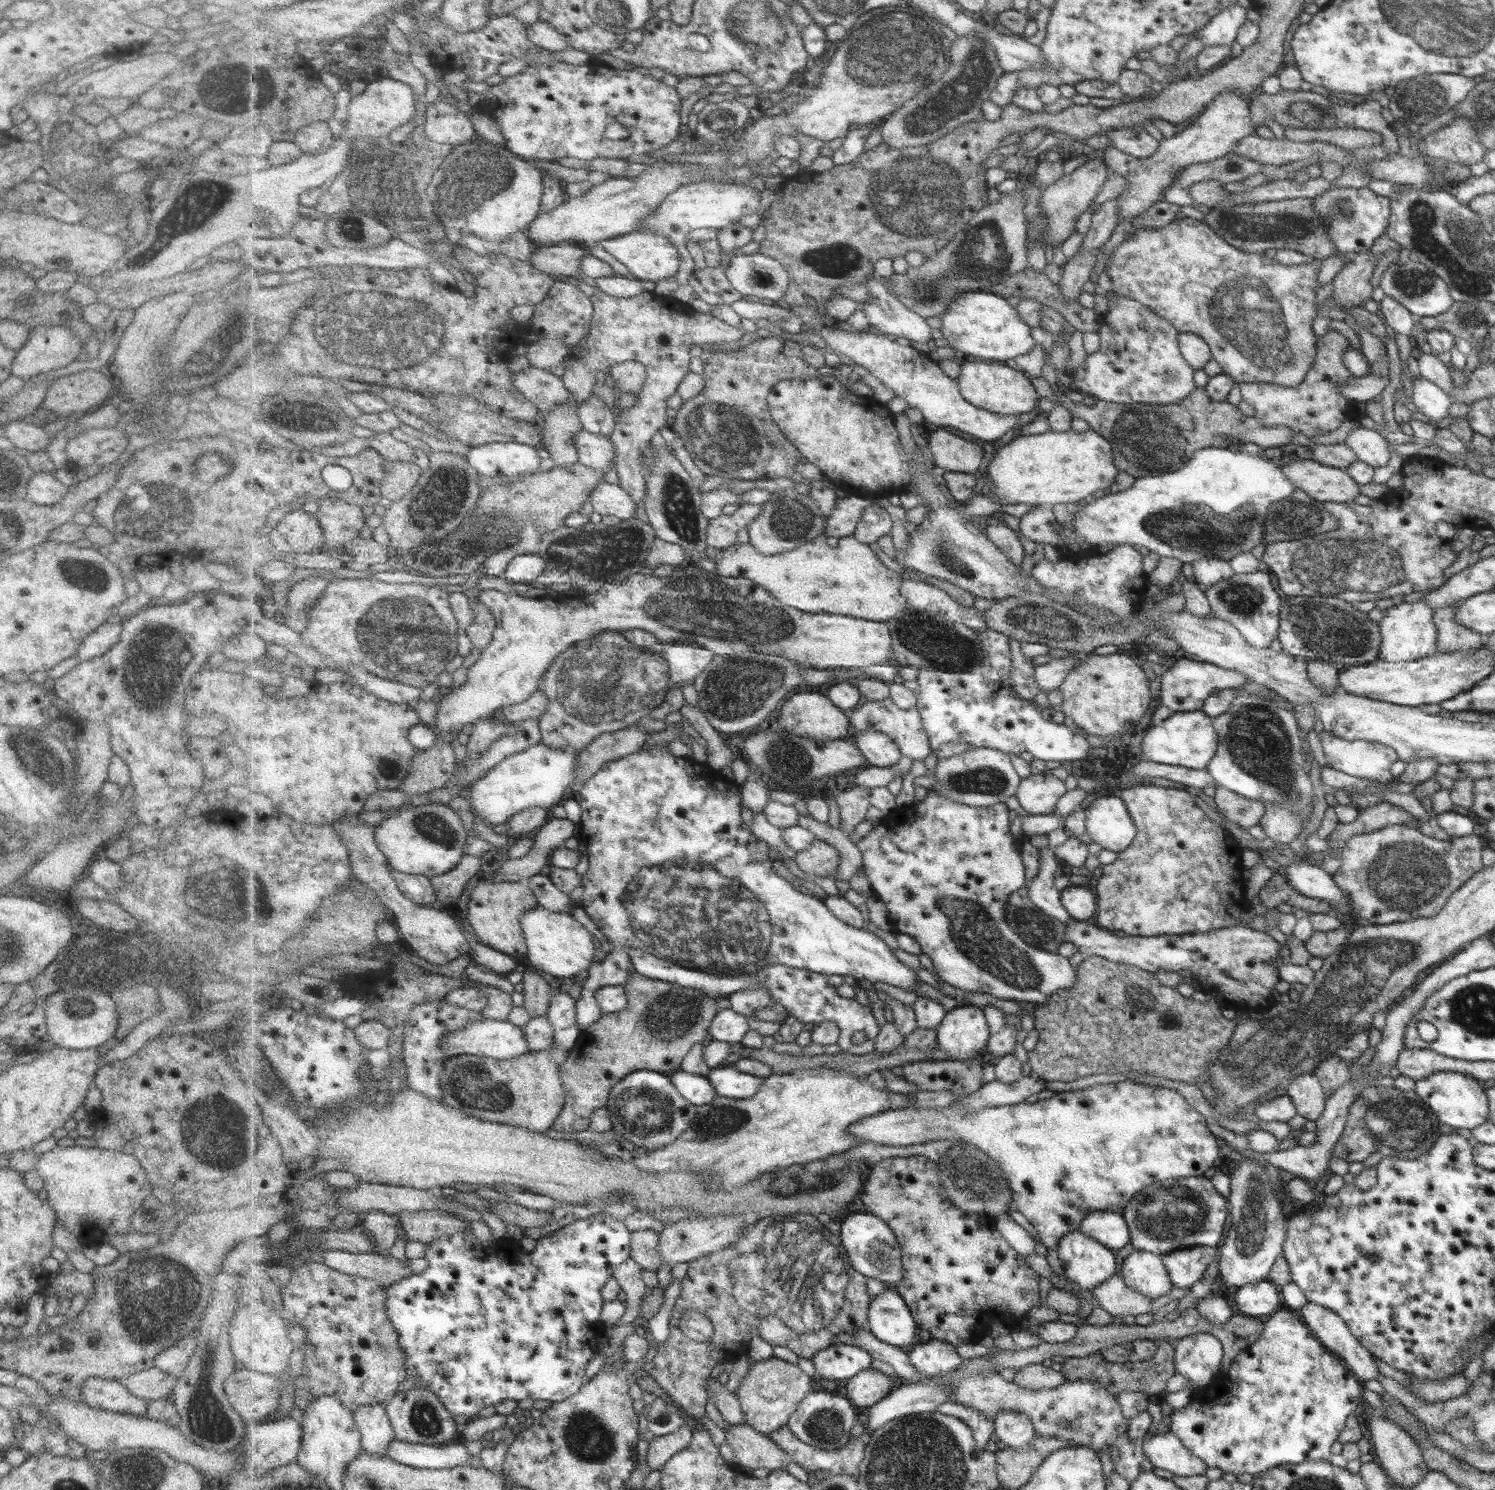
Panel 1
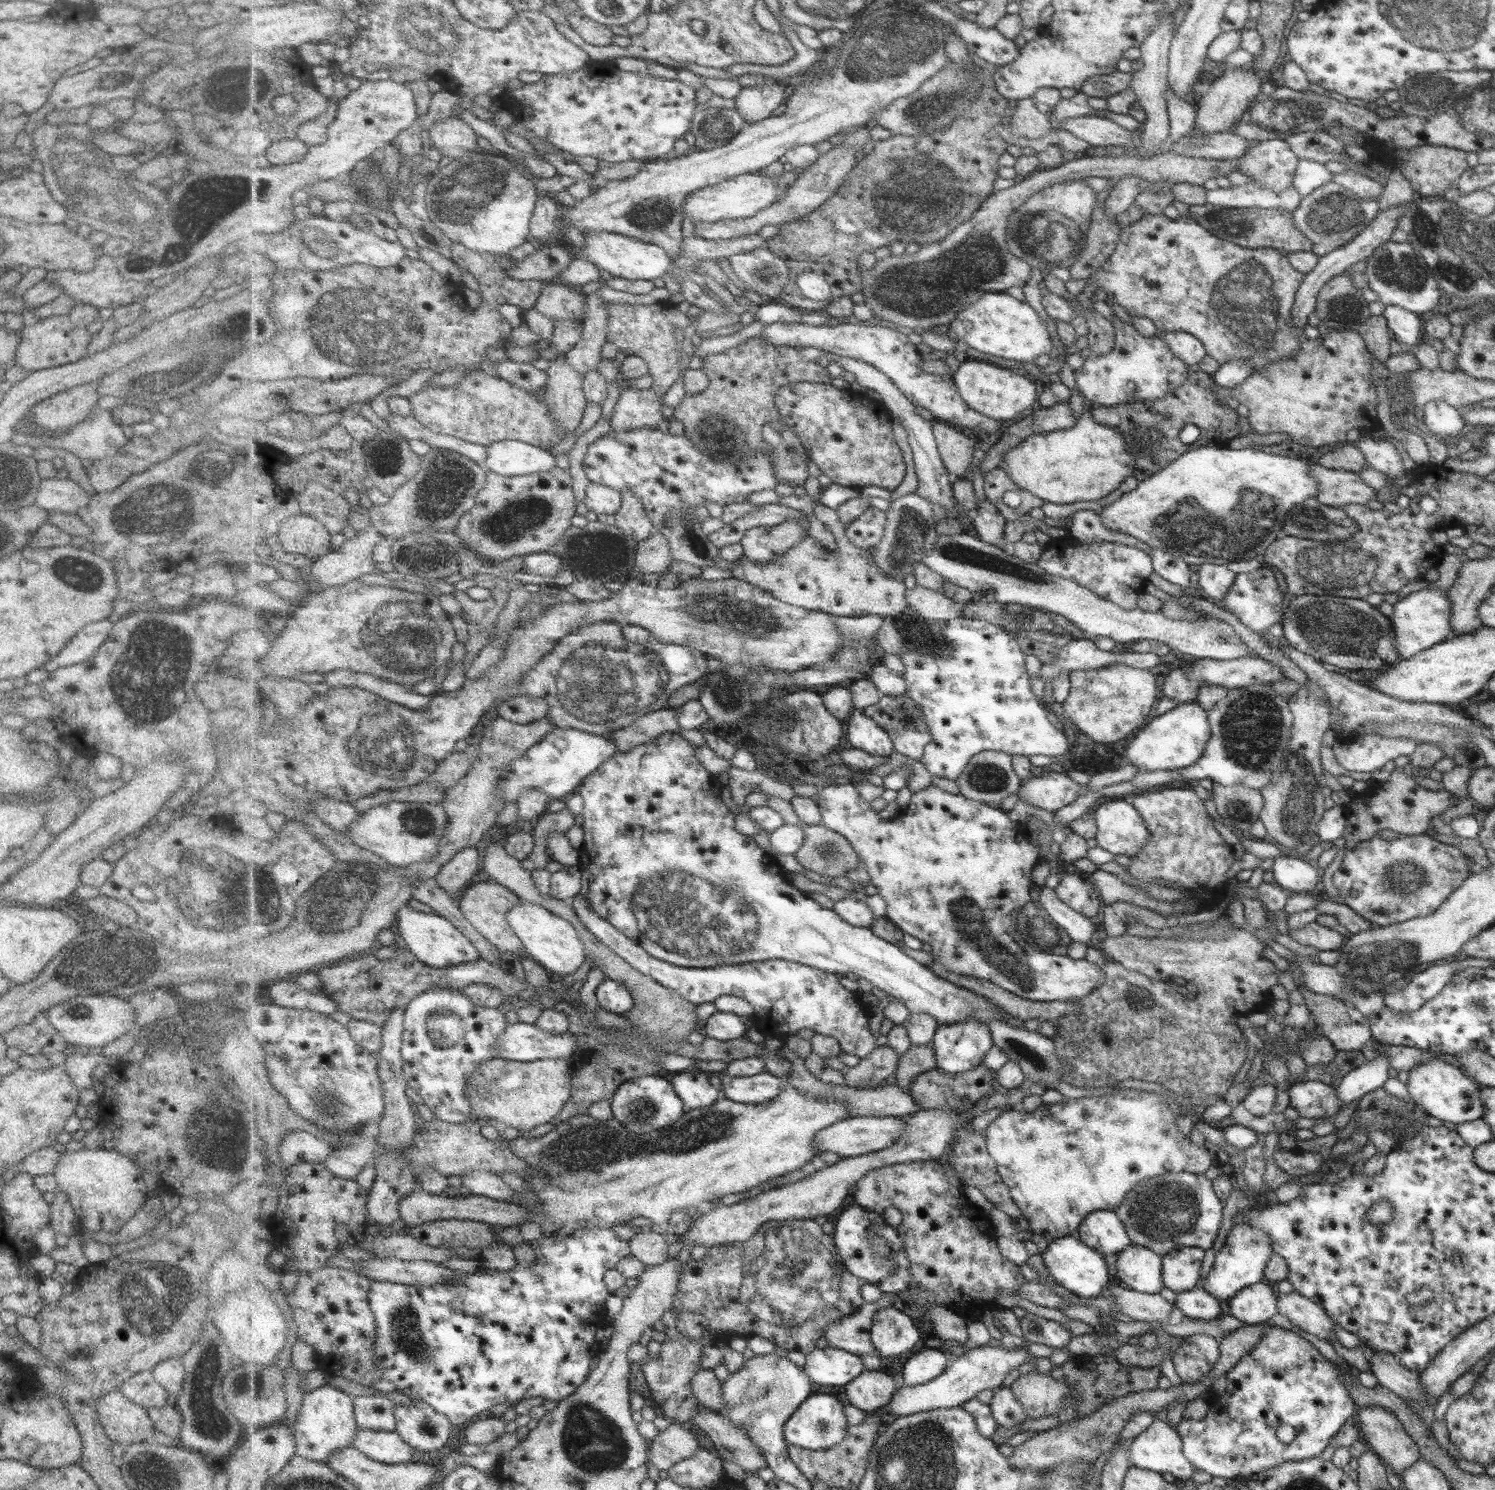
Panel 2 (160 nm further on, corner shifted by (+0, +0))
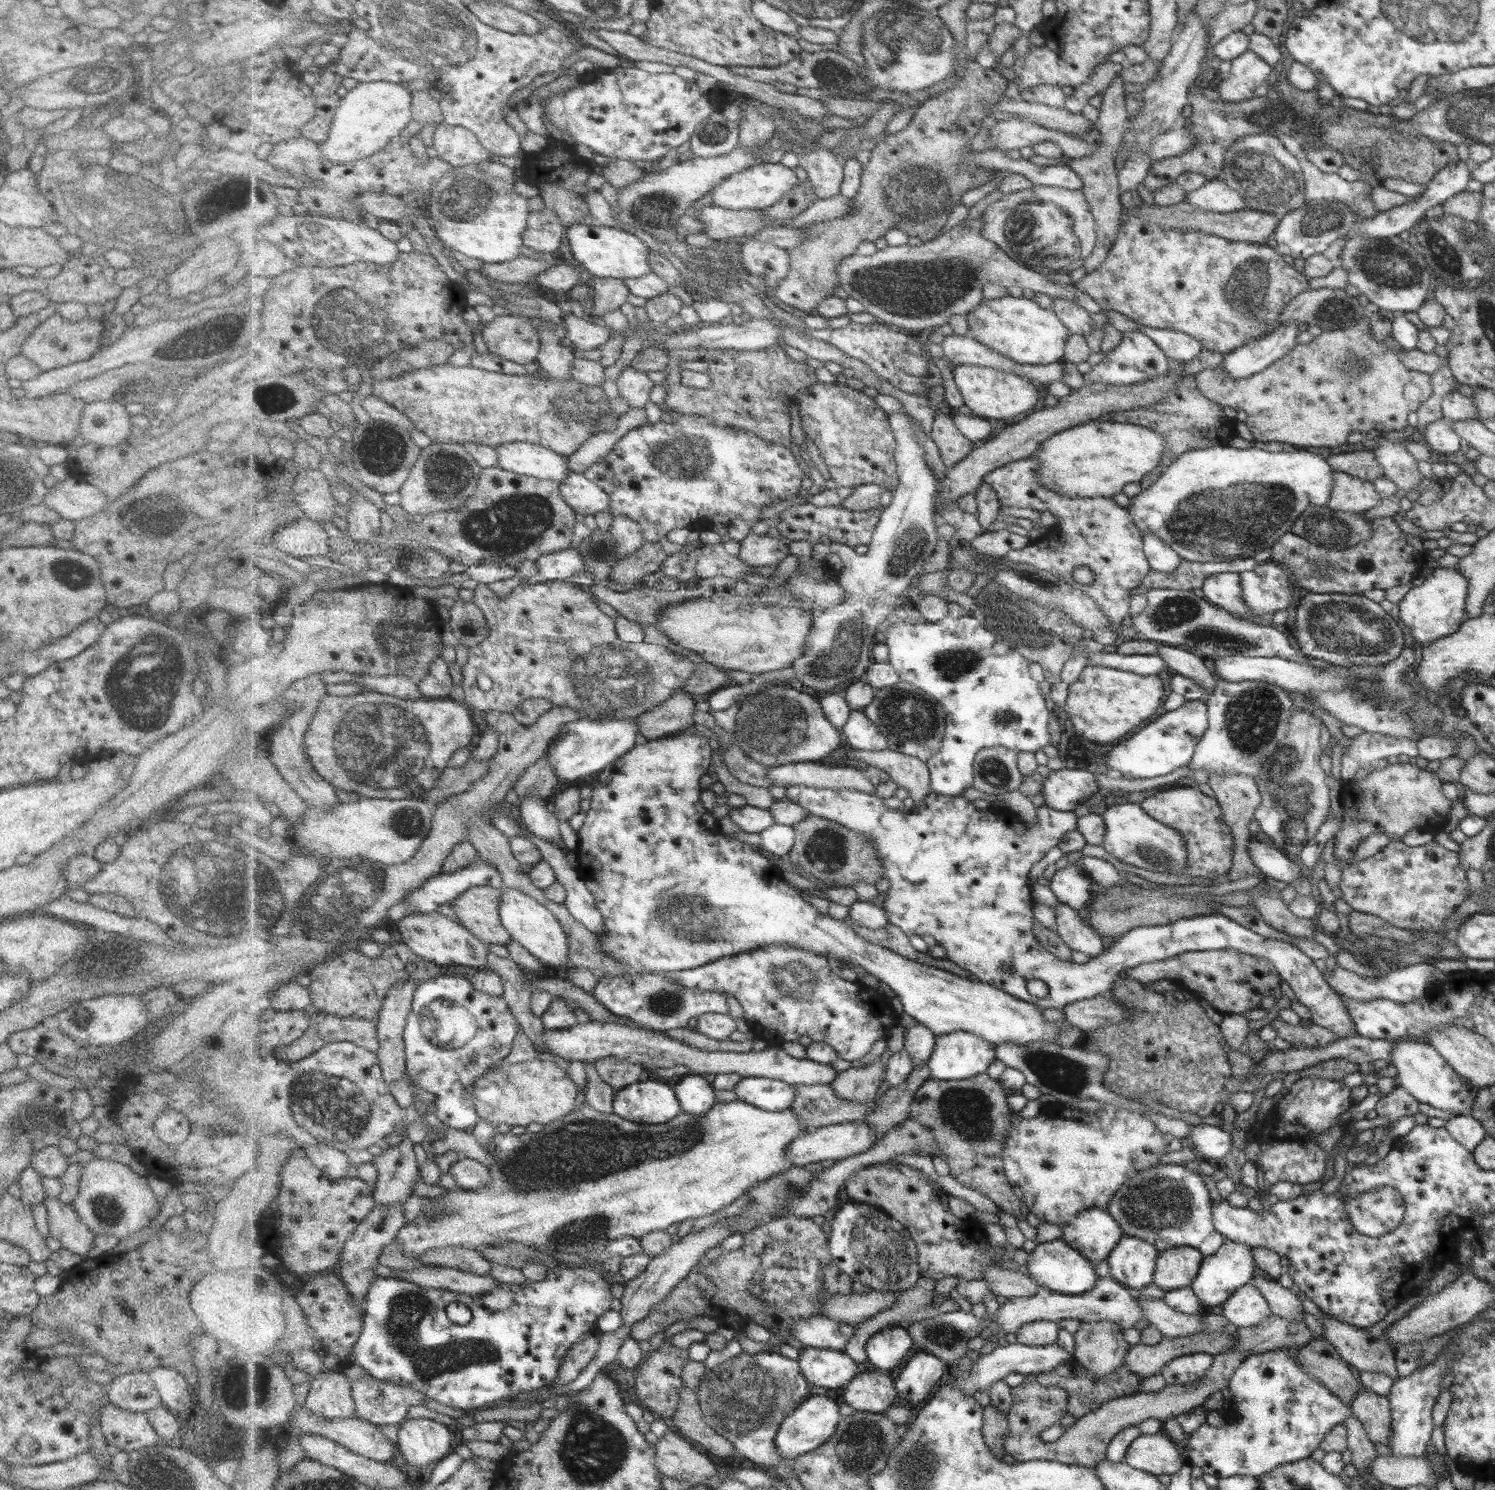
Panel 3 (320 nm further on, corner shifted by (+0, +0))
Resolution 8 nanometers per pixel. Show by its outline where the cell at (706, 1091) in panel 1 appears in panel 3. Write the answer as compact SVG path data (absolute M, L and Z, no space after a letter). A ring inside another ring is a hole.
M701 1075L687 1076L675 1089L684 1112L696 1116L706 1116L719 1102L715 1085Z

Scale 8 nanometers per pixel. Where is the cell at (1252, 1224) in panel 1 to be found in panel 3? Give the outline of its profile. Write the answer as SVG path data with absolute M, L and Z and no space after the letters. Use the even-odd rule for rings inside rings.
M1227 1241L1212 1256L1208 1256L1199 1270L1199 1276L1192 1282L1191 1288L1199 1301L1205 1306L1220 1306L1232 1297L1236 1290L1248 1285L1255 1278L1258 1268L1255 1264L1253 1248L1243 1243Z

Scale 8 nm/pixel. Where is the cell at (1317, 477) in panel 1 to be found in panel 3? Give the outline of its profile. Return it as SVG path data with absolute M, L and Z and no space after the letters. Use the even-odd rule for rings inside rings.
M1335 471L1335 486L1327 506L1336 511L1360 514L1374 508L1381 498L1373 482Z

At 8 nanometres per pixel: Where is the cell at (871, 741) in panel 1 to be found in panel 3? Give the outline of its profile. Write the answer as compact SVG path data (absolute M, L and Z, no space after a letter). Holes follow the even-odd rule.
M853 711L844 731L850 748L873 752L890 749L888 736L880 731L865 711Z

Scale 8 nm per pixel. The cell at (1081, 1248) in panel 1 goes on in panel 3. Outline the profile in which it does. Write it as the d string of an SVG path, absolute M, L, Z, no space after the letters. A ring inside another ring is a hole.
M1057 1235L1052 1242L1038 1244L1028 1260L1031 1278L1038 1282L1040 1288L1048 1288L1052 1293L1062 1295L1082 1295L1095 1289L1098 1284L1096 1264L1088 1260L1077 1248L1068 1244Z

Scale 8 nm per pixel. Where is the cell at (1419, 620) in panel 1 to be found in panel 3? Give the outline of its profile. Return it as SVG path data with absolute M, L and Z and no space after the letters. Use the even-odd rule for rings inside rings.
M1438 567L1425 577L1420 586L1412 587L1401 595L1399 618L1410 628L1416 642L1429 644L1458 632L1466 620L1464 610L1467 610L1469 585L1468 579L1456 567Z

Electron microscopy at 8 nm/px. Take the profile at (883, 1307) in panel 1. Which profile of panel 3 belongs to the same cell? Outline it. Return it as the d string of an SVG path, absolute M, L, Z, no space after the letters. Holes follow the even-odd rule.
M890 1326L881 1329L868 1343L867 1352L870 1361L878 1371L896 1370L908 1352L915 1350L916 1340L909 1329Z

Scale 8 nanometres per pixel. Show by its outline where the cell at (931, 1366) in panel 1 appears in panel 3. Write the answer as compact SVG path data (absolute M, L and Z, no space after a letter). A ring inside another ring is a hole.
M917 1351L916 1356L907 1364L904 1371L900 1374L896 1381L899 1395L911 1402L912 1407L920 1409L929 1401L928 1398L934 1394L934 1388L942 1382L942 1378L946 1376L946 1364L944 1360L932 1355L930 1353L921 1353Z

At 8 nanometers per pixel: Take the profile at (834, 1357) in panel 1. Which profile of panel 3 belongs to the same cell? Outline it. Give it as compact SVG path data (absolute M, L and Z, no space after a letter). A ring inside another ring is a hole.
M806 1347L800 1351L803 1373L814 1388L842 1388L858 1377L860 1366L846 1351Z

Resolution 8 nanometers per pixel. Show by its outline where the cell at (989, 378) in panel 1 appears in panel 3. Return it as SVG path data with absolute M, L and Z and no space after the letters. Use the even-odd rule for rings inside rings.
M962 365L954 368L953 371L959 391L965 399L964 409L979 417L1000 418L1000 420L1024 418L1024 413L1030 413L1040 402L1040 390L1036 388L1036 384L1032 384L1031 379L1022 378L1012 372L980 365Z

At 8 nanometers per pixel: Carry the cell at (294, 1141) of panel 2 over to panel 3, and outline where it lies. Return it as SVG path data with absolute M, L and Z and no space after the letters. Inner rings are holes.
M326 1143L315 1144L304 1149L307 1150L310 1158L313 1158L314 1162L334 1179L348 1177L349 1170L352 1168L352 1160L348 1153Z

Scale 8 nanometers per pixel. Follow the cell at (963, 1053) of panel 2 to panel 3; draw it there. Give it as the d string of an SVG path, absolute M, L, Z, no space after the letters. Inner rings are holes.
M959 1030L952 1034L937 1037L936 1052L929 1065L933 1070L933 1078L938 1080L963 1081L986 1074L997 1061L998 1047L978 1034Z

